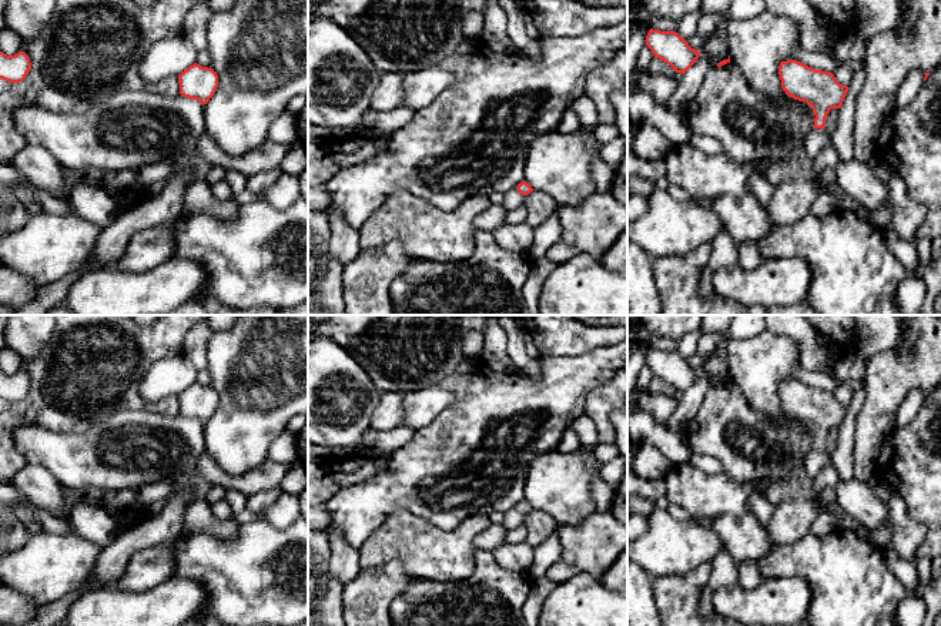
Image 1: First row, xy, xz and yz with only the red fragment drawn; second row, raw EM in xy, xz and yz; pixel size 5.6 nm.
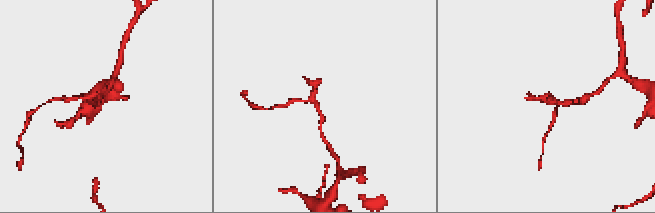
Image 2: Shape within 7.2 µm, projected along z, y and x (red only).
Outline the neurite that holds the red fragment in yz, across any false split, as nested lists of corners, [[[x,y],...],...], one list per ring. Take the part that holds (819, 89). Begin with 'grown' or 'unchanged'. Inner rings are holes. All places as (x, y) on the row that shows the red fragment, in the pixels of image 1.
grown; [[[797,60],[781,61],[778,74],[786,94],[810,104],[816,116],[814,130],[803,145],[807,164],[828,144],[828,137],[823,131],[827,114],[831,108],[843,106],[848,87],[840,84],[833,73],[811,68]]]

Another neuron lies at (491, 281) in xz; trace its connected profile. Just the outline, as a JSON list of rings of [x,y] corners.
[[[476,230],[475,251],[466,261],[415,261],[394,279],[394,315],[532,315],[523,297],[532,262],[528,252],[506,251],[492,232]]]

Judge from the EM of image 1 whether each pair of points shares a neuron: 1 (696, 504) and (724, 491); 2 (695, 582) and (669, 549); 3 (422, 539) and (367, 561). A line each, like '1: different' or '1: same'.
1: same
2: different
3: same

